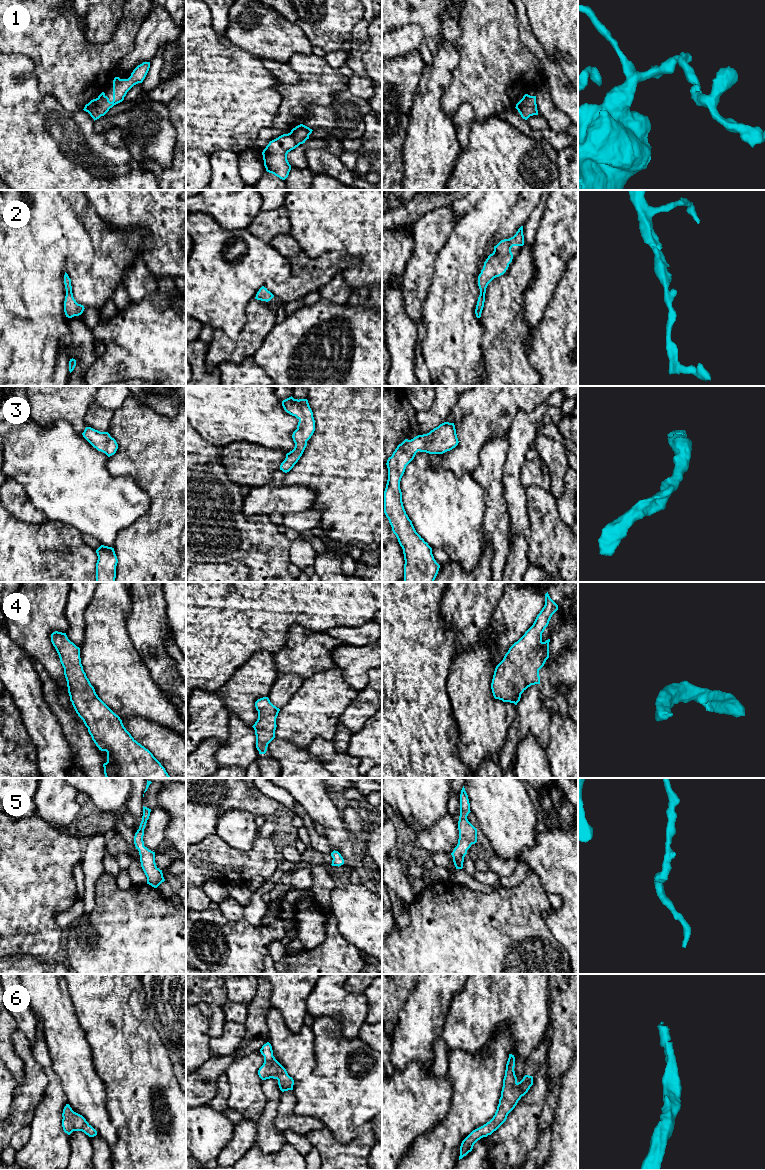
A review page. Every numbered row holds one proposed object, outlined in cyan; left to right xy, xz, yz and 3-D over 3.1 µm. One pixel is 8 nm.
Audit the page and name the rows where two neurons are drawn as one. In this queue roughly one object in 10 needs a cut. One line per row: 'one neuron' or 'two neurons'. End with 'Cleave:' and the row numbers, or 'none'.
1: one neuron
2: one neuron
3: one neuron
4: one neuron
5: one neuron
6: one neuron
Cleave: none

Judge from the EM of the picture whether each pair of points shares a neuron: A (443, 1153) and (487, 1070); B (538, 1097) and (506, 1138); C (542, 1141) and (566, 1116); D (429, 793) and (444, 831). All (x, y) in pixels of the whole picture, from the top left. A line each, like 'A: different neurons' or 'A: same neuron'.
A: same neuron
B: same neuron
C: different neurons
D: different neurons

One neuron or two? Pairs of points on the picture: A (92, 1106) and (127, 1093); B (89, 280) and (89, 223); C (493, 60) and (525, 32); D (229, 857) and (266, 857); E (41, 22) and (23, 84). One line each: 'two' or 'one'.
A: two
B: one
C: two
D: one
E: two

